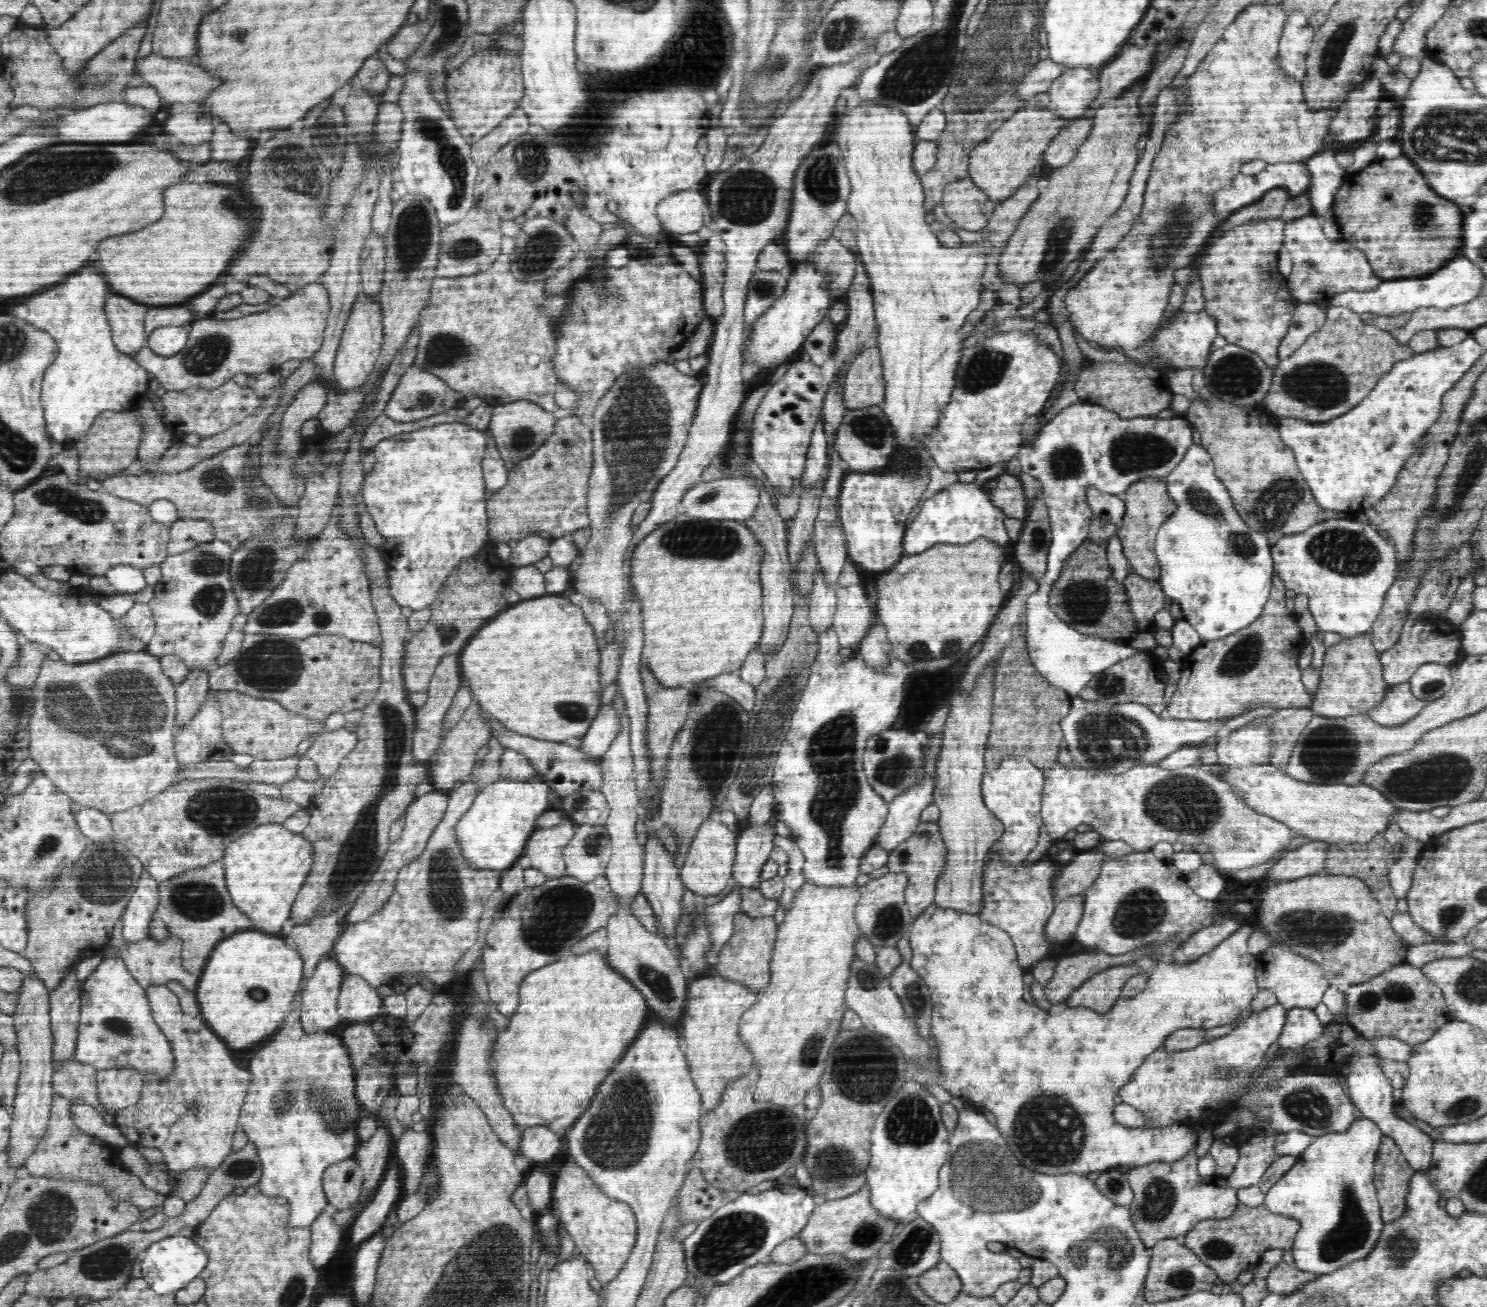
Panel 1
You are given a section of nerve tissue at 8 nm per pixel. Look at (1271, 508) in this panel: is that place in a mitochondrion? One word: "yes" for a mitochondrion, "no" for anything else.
yes

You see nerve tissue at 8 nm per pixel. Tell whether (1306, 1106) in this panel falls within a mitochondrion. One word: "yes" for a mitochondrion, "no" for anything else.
yes

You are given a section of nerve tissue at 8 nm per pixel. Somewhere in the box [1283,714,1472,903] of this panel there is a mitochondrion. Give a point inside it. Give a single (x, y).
(1327, 752)

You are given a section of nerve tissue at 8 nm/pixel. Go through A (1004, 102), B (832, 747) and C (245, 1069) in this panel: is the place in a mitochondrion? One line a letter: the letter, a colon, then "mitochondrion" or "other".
A: mitochondrion
B: mitochondrion
C: other

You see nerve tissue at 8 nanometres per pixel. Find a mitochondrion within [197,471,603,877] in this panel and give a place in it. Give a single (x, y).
(272, 666)

